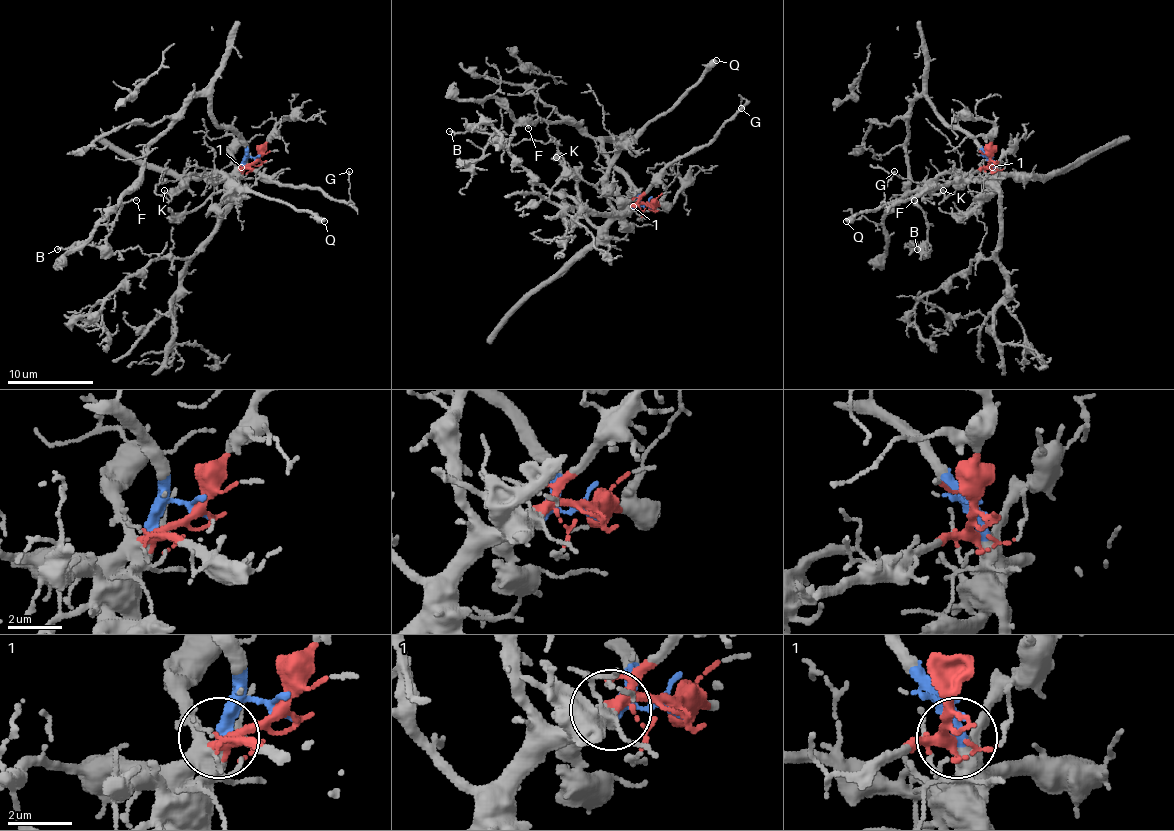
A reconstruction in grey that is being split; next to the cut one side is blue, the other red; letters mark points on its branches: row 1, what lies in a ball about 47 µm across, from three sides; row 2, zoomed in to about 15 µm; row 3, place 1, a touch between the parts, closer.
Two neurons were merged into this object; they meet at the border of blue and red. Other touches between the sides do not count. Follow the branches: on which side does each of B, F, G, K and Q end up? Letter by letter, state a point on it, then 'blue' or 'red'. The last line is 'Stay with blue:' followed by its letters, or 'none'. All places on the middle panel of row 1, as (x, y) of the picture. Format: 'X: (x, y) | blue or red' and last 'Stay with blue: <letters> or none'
B: (449, 131) | blue
F: (528, 128) | blue
G: (741, 108) | red
K: (556, 157) | red
Q: (716, 60) | red
Stay with blue: B, F

